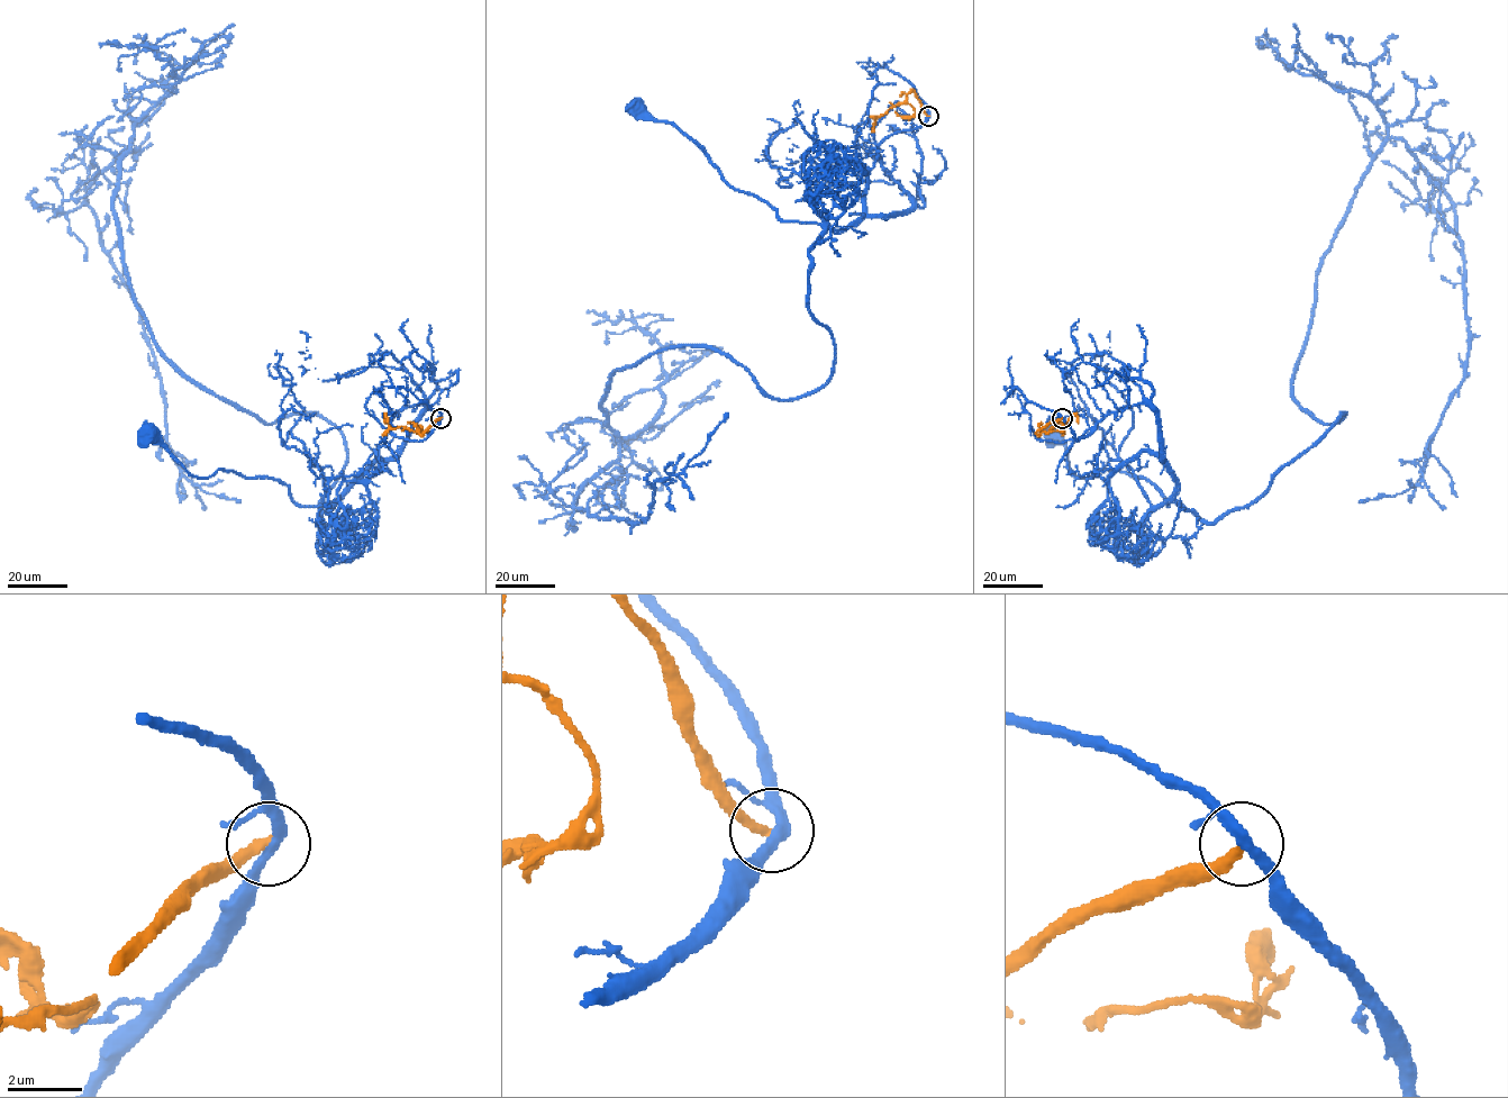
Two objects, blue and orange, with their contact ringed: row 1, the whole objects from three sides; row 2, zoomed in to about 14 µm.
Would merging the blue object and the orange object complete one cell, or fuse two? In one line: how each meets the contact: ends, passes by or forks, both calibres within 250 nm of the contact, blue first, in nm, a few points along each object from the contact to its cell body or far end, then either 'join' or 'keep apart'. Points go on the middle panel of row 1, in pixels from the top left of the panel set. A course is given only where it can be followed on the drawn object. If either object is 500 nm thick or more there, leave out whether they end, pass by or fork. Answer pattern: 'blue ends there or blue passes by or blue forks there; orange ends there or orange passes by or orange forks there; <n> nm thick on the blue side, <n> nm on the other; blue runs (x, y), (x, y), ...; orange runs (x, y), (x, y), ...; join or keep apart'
blue passes by; orange ends there; 280 nm thick on the blue side, 240 nm on the other; blue runs (928, 116), (878, 148), (911, 206), (835, 229), (783, 221), (773, 207), (734, 190), (671, 124), (639, 110); orange runs (928, 116), (911, 91), (904, 102), (879, 116), (874, 132); keep apart

